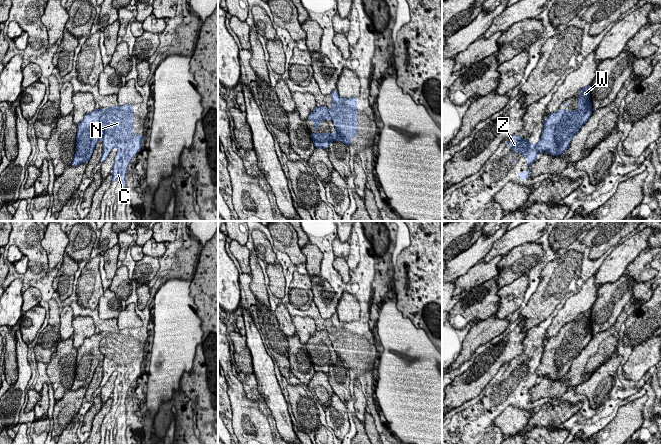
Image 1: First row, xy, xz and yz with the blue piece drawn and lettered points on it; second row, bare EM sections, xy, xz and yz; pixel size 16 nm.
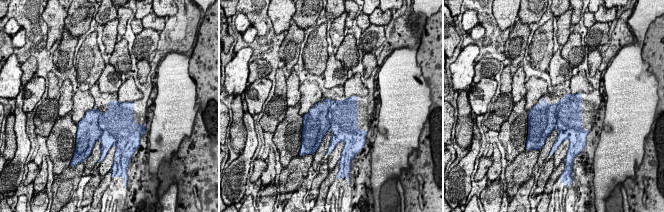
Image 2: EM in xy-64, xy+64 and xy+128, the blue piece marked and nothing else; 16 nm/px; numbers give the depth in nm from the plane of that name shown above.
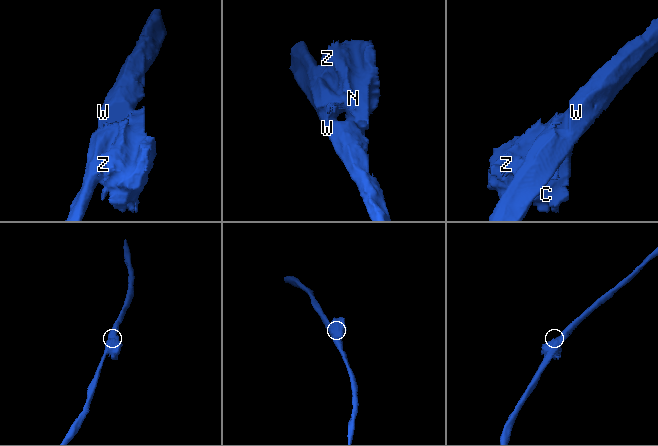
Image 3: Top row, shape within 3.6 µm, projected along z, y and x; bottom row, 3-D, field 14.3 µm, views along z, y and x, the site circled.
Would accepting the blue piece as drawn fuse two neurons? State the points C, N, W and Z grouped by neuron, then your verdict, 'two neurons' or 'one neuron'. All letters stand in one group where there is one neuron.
C N W Z; one neuron

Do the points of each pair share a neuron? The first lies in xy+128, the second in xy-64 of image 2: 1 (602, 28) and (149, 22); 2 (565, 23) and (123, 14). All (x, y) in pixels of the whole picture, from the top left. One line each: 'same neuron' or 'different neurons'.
1: different neurons
2: different neurons

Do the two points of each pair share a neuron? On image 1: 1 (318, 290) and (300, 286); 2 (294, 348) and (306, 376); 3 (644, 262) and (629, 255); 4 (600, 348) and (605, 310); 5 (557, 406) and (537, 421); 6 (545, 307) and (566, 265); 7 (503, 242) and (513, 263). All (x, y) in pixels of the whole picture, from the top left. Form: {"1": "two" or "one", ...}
{"1": "two", "2": "one", "3": "two", "4": "two", "5": "one", "6": "one", "7": "two"}

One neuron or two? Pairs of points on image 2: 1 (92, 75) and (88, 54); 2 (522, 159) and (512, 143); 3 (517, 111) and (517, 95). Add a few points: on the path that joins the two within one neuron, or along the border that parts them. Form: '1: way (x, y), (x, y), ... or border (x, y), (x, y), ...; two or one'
1: way (89, 70), (89, 59); one
2: border (524, 150), (510, 163); two
3: border (524, 96), (515, 103); two

